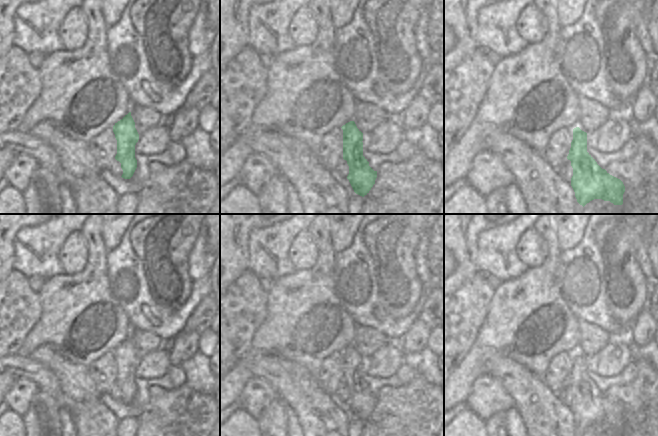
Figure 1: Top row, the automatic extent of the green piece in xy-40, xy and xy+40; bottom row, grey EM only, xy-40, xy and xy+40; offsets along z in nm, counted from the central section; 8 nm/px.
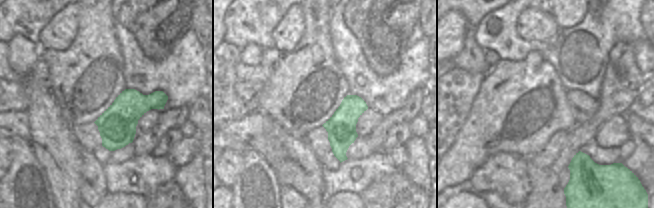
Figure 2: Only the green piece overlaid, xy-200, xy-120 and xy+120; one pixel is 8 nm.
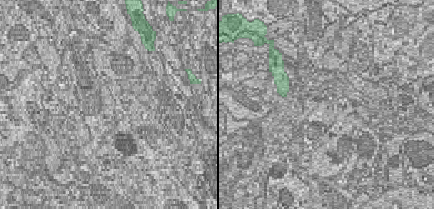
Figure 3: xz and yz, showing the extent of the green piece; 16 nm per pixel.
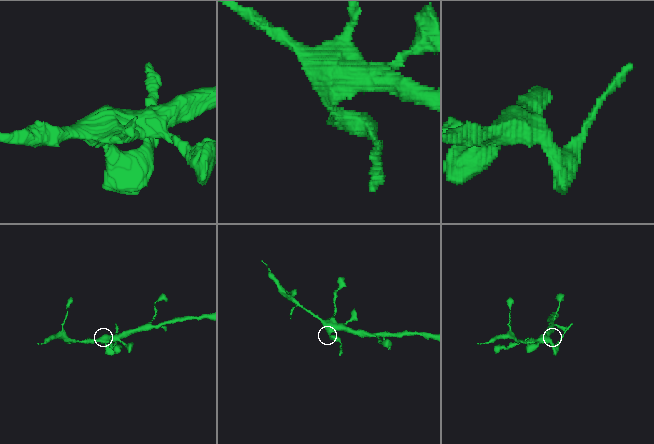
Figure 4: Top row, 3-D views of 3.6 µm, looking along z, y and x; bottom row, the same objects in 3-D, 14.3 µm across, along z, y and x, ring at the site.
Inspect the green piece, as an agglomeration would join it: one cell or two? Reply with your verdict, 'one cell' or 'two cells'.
two cells

